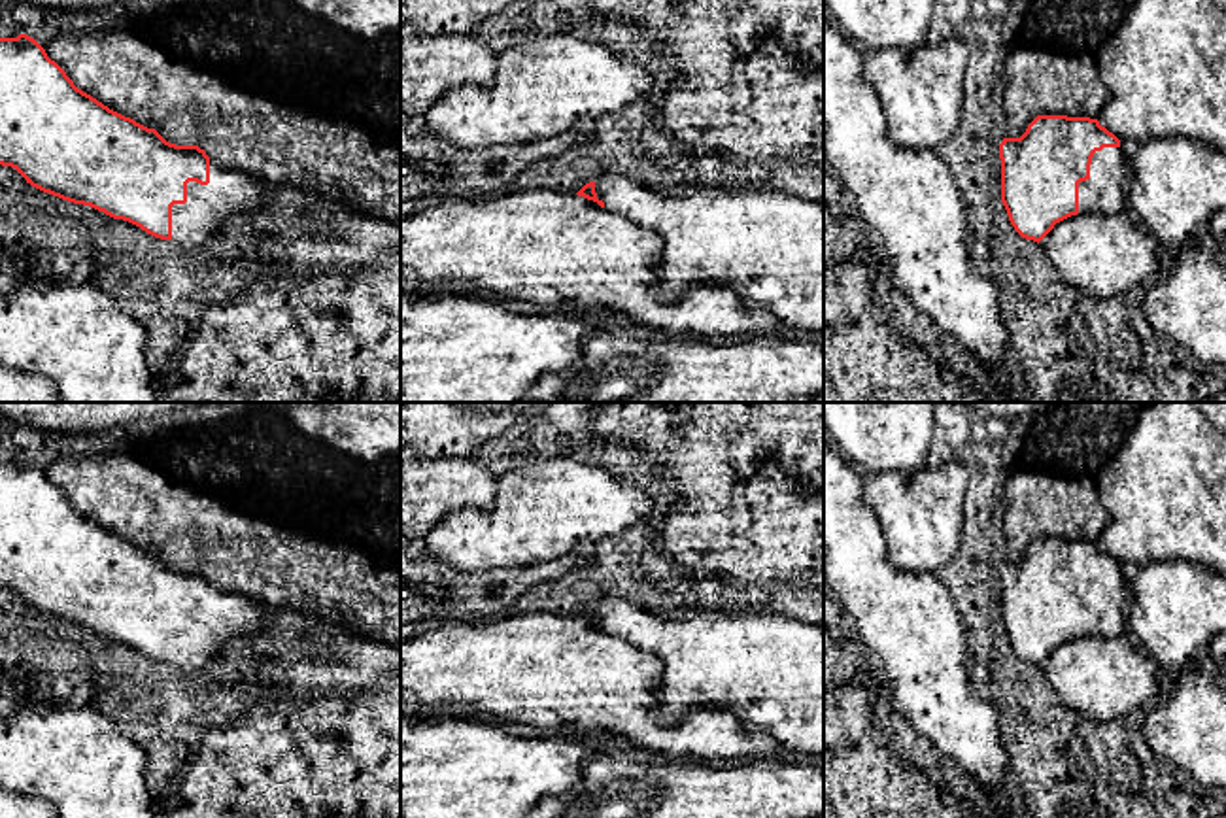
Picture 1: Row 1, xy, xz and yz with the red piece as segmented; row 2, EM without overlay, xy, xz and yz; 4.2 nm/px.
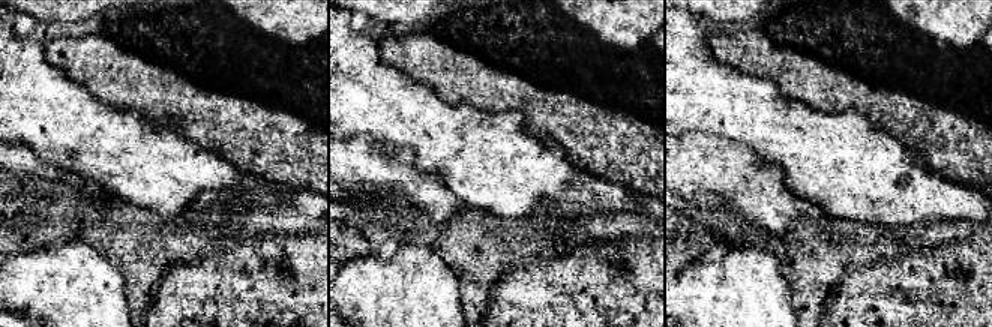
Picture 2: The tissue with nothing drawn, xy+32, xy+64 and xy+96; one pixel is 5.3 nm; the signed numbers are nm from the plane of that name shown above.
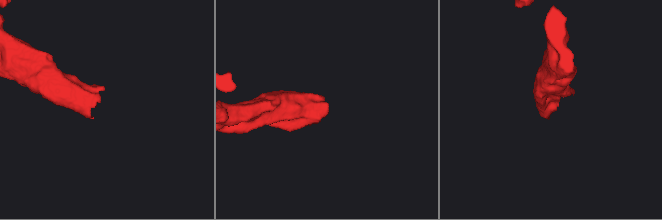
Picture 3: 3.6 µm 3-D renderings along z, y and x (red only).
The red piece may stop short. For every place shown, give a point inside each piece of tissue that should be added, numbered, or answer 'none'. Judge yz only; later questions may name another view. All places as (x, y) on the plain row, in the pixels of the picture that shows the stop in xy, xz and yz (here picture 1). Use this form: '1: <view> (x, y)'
1: yz (1104, 616)

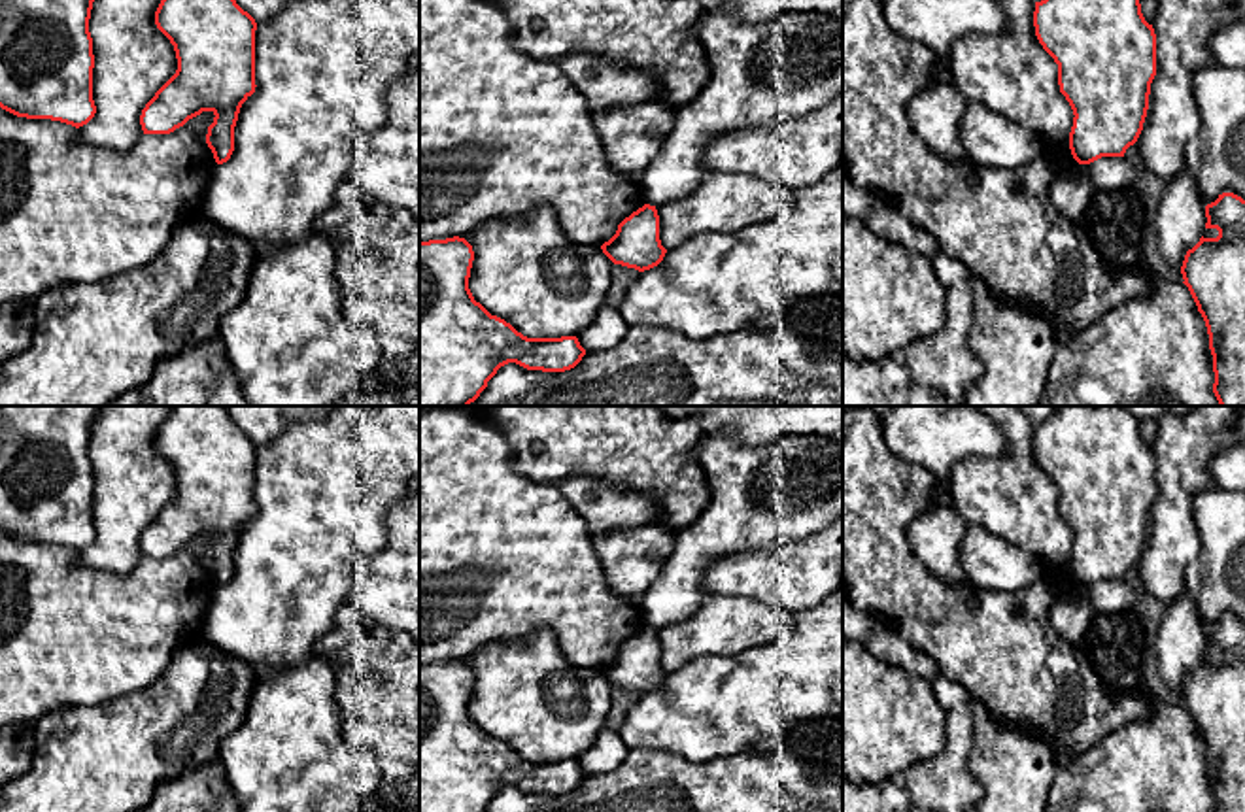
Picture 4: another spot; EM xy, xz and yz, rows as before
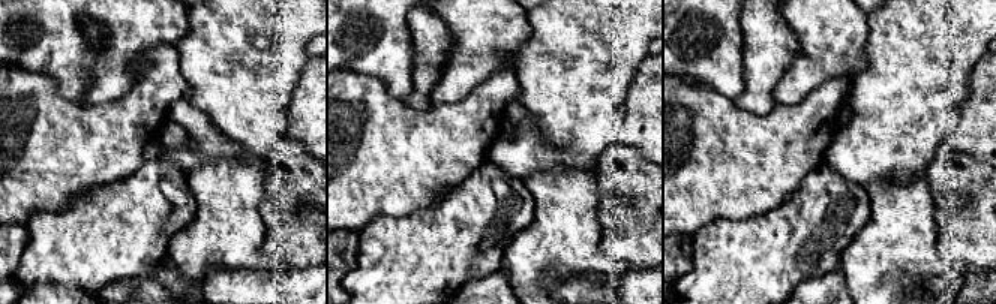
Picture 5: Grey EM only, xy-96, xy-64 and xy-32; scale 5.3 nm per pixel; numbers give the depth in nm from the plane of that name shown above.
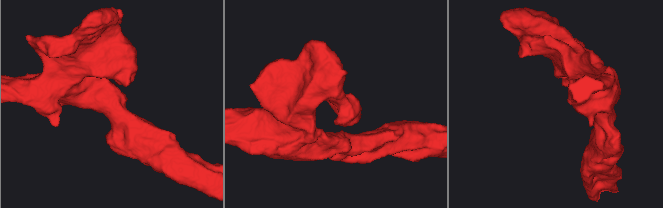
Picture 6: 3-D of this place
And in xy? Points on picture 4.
none

